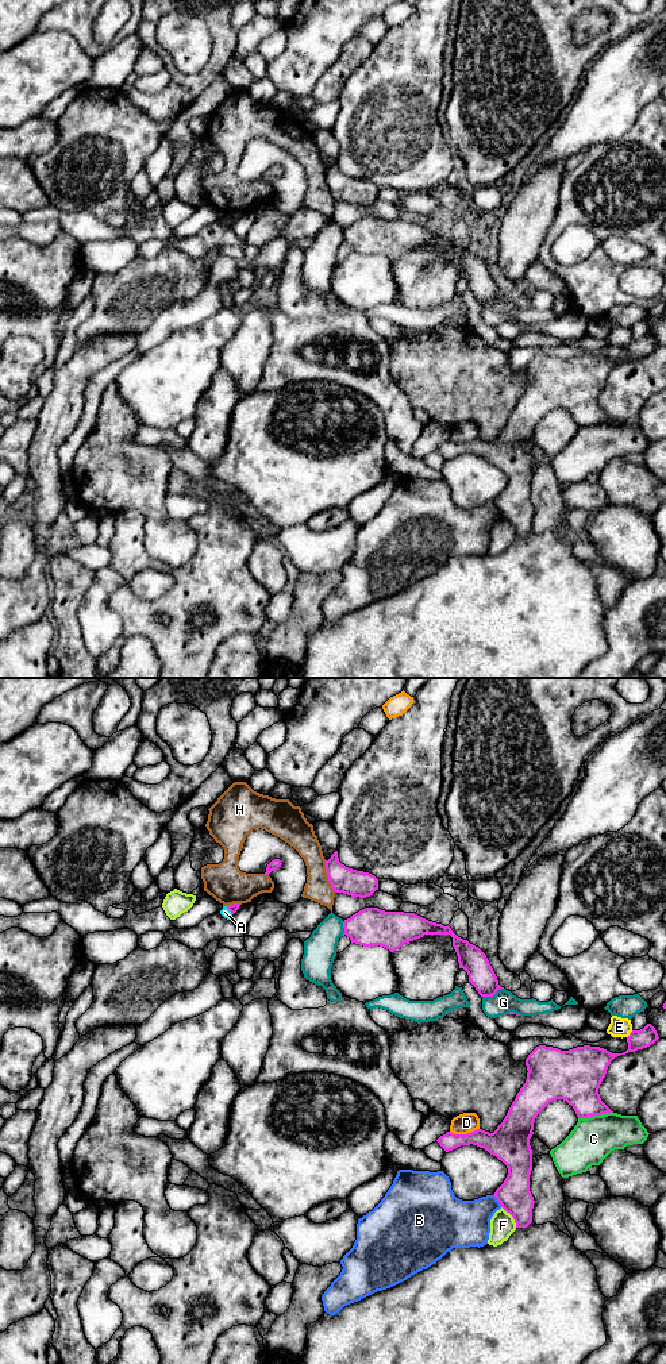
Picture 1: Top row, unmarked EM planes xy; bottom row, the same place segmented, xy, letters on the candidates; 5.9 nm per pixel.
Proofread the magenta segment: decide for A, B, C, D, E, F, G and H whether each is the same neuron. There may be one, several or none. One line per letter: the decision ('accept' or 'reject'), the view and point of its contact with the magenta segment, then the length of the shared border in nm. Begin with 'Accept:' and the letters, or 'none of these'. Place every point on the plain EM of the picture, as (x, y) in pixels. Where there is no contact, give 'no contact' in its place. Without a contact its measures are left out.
Accept: none of these
A: reject; contact xy (228, 218); length 70 nm
B: reject; contact xy (497, 508); length 90 nm
C: reject; contact xy (595, 423); length 220 nm
D: reject; contact xy (464, 443); length 180 nm
E: reject; contact xy (630, 343); length 60 nm
F: reject; contact xy (512, 524); length 160 nm
G: reject; contact xy (493, 303); length 140 nm
H: reject; contact xy (327, 184); length 200 nm

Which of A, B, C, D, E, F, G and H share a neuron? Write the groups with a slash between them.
A / B / C / D / E / F / G / H

